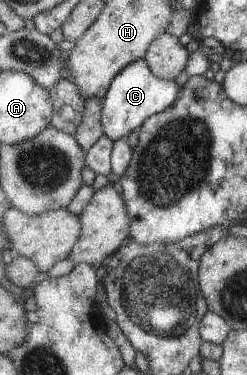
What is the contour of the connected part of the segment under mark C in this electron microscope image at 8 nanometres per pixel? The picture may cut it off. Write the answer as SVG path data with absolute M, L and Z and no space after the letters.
M144 58L132 61L121 69L111 81L106 95L102 97L100 109L100 122L102 133L112 142L124 138L137 127L142 121L169 107L177 97L177 85L175 80L155 77L150 66Z

